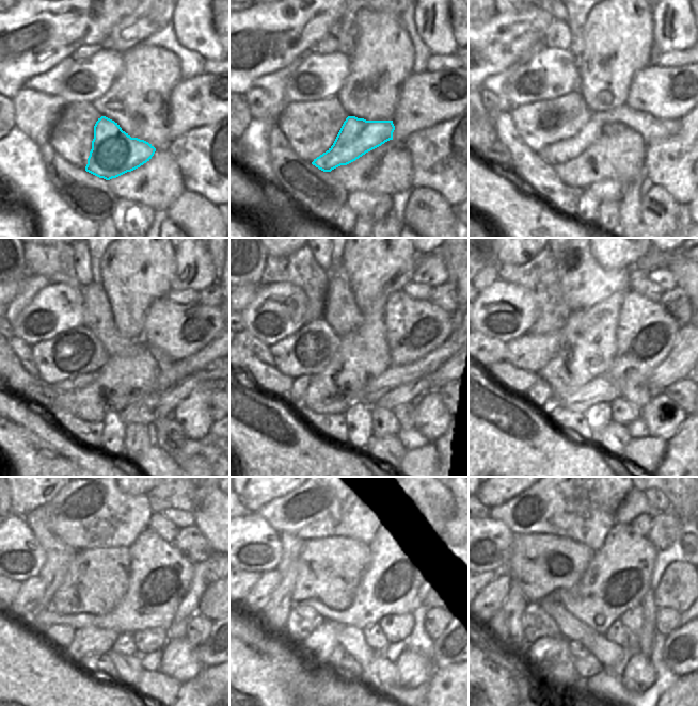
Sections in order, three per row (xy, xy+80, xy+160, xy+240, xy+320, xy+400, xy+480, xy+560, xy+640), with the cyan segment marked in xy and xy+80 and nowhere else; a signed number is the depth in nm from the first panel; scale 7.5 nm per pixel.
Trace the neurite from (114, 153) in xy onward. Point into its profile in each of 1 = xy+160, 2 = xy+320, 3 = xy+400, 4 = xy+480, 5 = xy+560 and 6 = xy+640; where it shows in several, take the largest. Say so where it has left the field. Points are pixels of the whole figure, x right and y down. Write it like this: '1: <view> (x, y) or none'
1: xy+160 (651, 129)
2: xy+320 (342, 313)
3: xy+400 (539, 395)
4: xy+480 (61, 635)
5: xy+560 (302, 620)
6: xy+640 (537, 624)

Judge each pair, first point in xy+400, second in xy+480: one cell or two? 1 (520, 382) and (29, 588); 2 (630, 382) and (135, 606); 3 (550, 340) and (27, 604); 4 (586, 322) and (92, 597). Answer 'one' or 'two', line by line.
1: two
2: one
3: one
4: one

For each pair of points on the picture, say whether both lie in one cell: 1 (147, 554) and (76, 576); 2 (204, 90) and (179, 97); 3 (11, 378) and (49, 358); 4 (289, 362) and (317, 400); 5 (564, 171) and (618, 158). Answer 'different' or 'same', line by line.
1: different
2: same
3: different
4: different
5: same

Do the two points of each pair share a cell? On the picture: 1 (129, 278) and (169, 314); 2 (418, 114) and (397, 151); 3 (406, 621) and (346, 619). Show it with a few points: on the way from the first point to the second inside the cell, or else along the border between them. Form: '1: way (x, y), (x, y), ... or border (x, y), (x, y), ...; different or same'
1: border (165, 294), (149, 305), (144, 323); different
2: border (393, 139), (401, 139), (403, 141); different
3: border (405, 613), (385, 614), (377, 622); different

